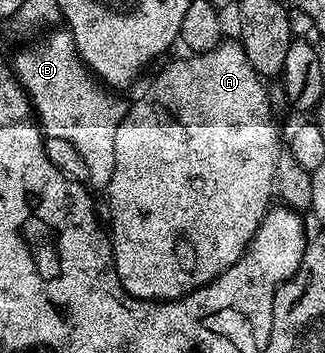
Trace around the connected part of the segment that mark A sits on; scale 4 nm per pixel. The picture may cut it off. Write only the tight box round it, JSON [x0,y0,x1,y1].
[106,39,282,301]

